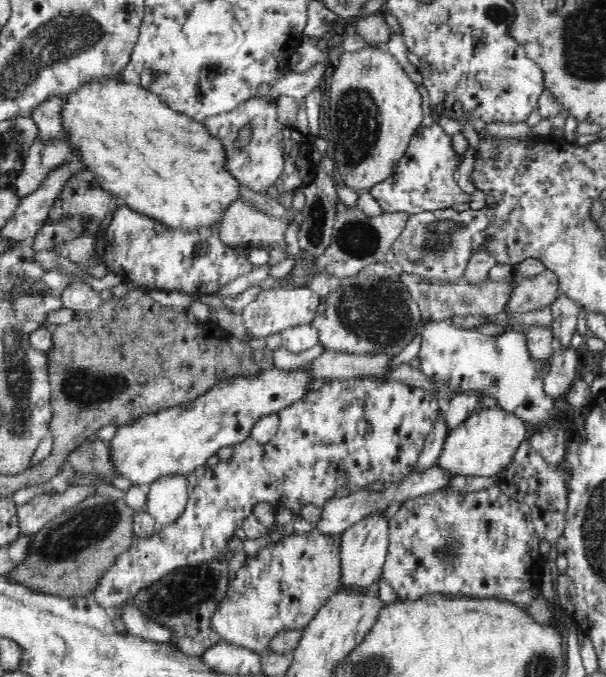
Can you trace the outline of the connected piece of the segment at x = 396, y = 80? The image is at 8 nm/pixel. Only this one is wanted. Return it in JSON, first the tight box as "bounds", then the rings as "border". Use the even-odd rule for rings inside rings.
{"bounds":[329,46,423,196],"border":[[[366,46],[360,50],[332,56],[337,64],[330,81],[329,114],[330,126],[336,132],[334,142],[334,164],[338,168],[339,182],[353,188],[360,196],[368,193],[378,183],[393,174],[396,163],[404,156],[405,150],[423,122],[422,97],[416,83],[408,77],[402,65],[386,48]]]}

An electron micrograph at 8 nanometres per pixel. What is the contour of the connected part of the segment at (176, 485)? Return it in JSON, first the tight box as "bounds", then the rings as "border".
{"bounds":[145,474,188,527],"border":[[[176,474],[154,480],[145,488],[148,497],[148,514],[158,527],[172,524],[184,512],[188,500],[188,479]]]}

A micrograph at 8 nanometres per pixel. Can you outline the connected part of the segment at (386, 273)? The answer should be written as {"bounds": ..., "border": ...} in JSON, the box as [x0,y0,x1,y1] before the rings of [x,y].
{"bounds":[310,262,421,358],"border":[[[378,262],[365,266],[356,272],[354,276],[346,276],[340,280],[340,286],[324,296],[318,304],[316,315],[310,322],[317,331],[317,343],[324,346],[325,350],[330,349],[336,352],[346,352],[357,356],[366,354],[385,354],[393,358],[410,344],[416,336],[416,328],[420,324],[421,311],[415,300],[412,300],[407,285],[401,280],[402,271],[396,265]]]}

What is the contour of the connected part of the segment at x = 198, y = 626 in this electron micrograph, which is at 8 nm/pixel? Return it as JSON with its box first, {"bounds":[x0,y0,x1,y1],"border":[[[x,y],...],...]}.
{"bounds":[132,552,230,657],"border":[[[221,552],[217,558],[192,565],[192,568],[176,568],[164,578],[140,589],[133,597],[132,602],[145,617],[168,628],[169,638],[165,641],[168,646],[188,656],[200,657],[206,648],[221,642],[209,620],[216,610],[216,604],[222,600],[224,590],[228,588],[229,559],[230,556]]]}

